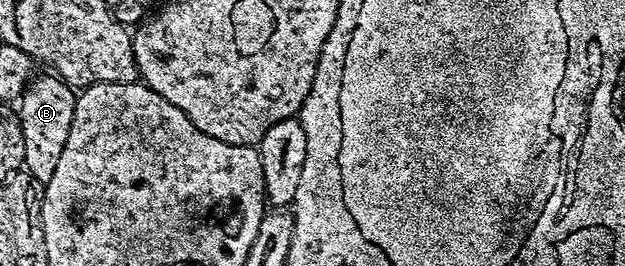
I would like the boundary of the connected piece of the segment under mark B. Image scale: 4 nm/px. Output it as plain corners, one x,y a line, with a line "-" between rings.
46,72
43,78
35,77
27,85
17,103
18,119
24,128
24,170
37,182
44,184
52,180
52,172
56,172
60,152
64,152
64,143
68,140
68,128
72,128
75,97
75,87

